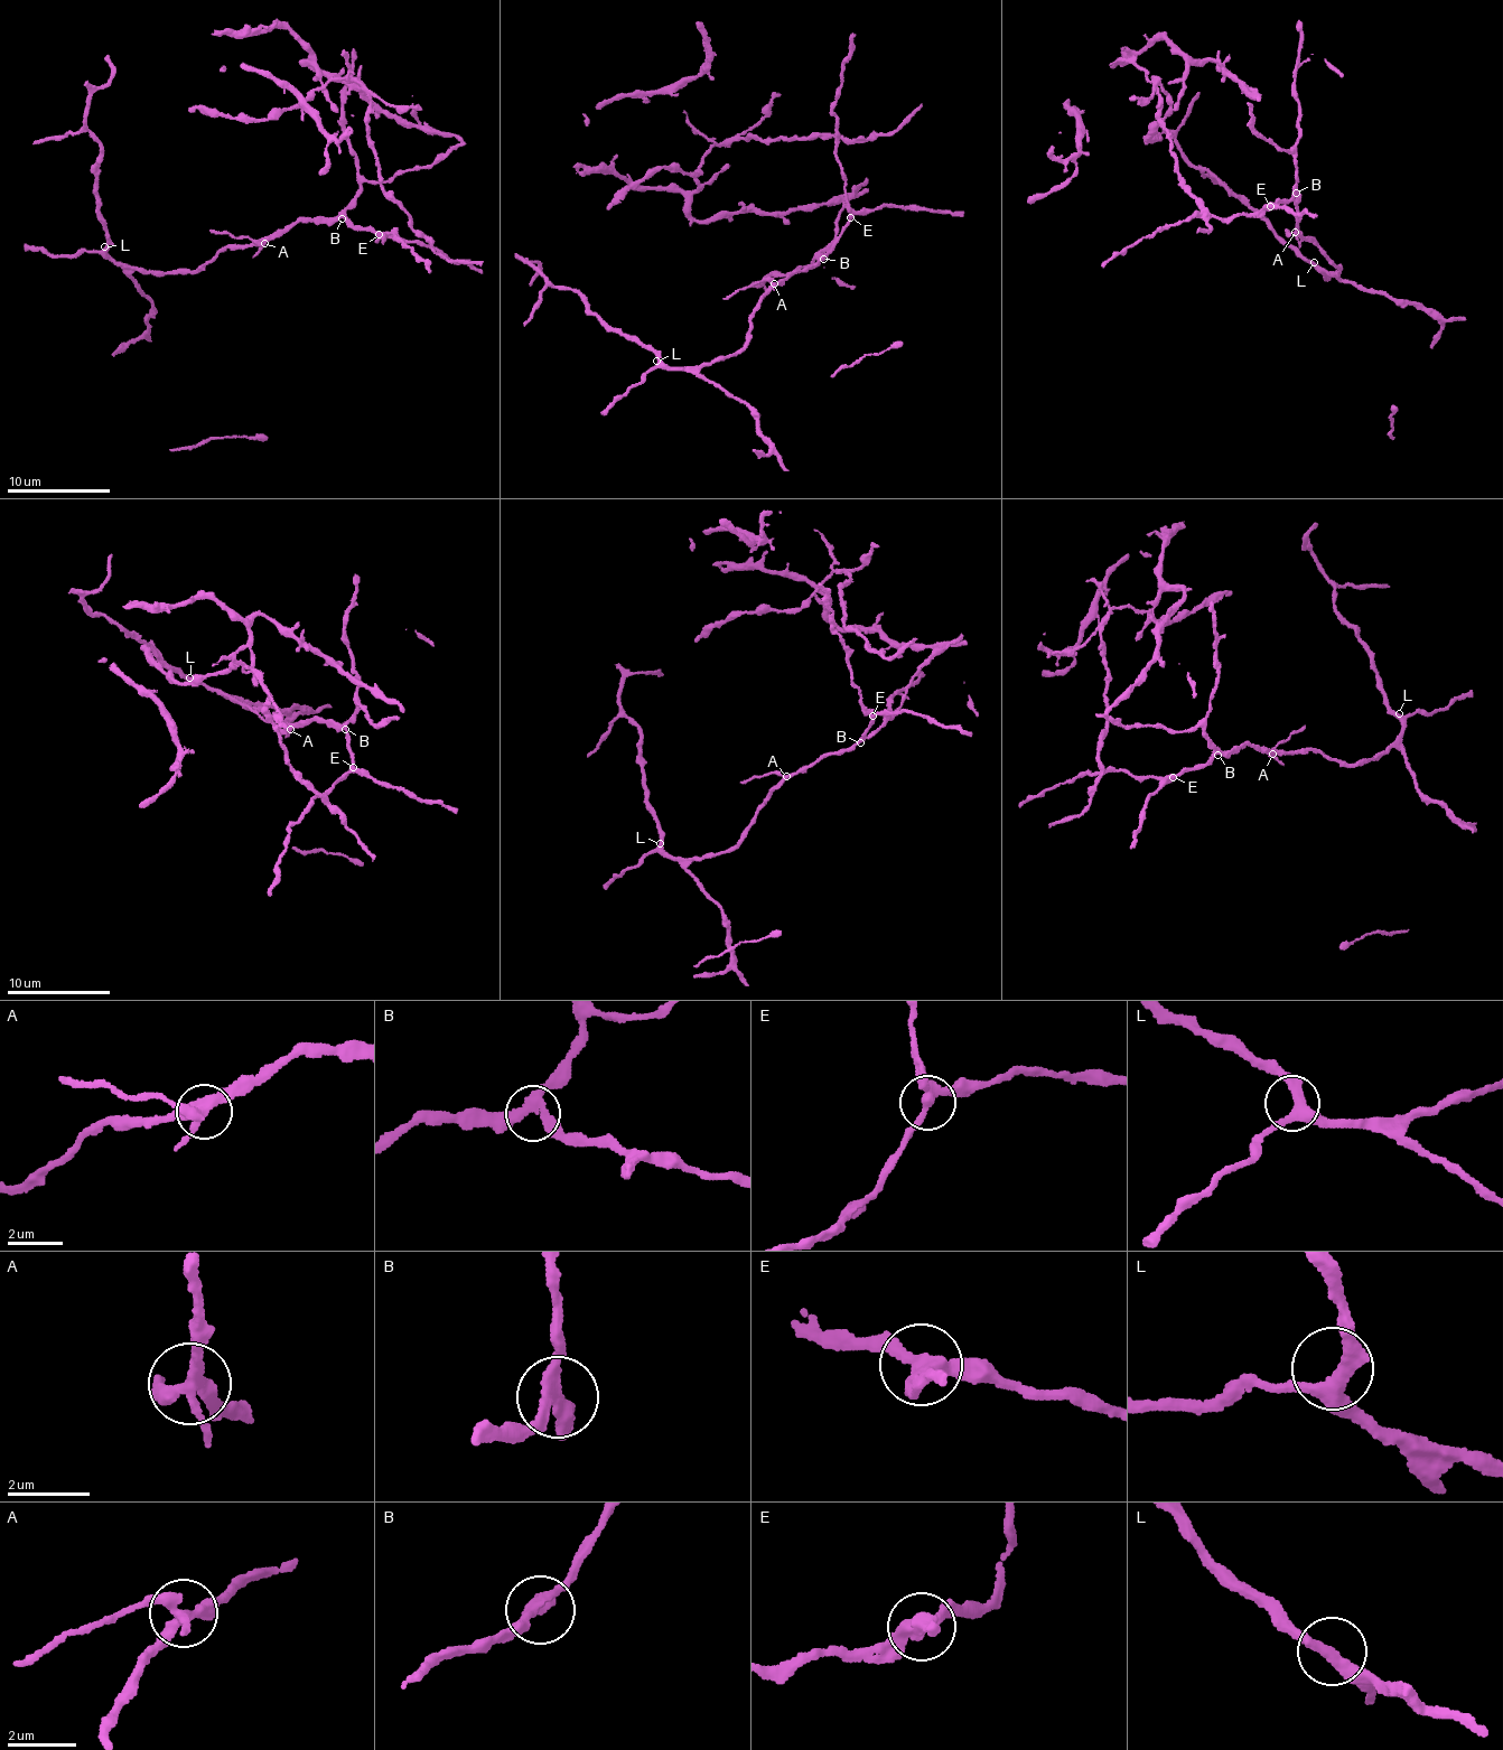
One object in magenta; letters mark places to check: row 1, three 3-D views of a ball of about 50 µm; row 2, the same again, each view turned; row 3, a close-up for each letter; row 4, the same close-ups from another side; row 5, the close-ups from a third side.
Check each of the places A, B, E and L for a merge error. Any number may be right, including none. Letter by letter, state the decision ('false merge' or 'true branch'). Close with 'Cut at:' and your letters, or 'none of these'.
A: false merge
B: true branch
E: false merge
L: true branch
Cut at: A, E

